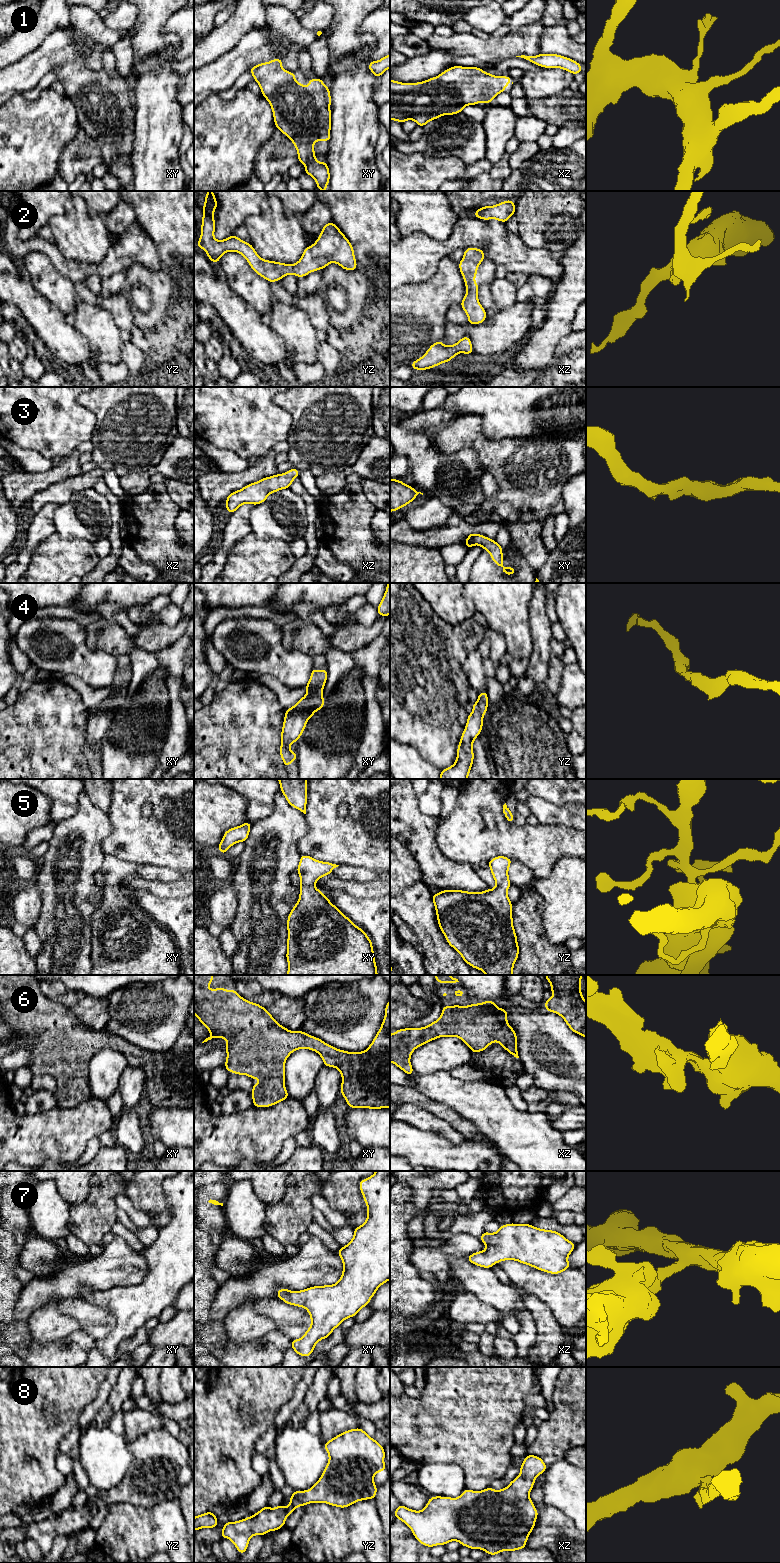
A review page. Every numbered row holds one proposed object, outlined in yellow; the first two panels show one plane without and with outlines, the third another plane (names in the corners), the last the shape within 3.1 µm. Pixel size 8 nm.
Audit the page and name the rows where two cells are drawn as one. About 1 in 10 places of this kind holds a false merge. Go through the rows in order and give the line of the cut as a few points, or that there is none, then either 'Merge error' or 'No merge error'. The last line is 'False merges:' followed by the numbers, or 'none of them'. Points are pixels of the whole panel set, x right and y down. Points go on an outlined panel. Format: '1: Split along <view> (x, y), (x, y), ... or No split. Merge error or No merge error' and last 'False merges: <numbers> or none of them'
1: No split. No merge error
2: No split. No merge error
3: No split. No merge error
4: No split. No merge error
5: No split. No merge error
6: No split. No merge error
7: No split. No merge error
8: No split. No merge error
False merges: none of them

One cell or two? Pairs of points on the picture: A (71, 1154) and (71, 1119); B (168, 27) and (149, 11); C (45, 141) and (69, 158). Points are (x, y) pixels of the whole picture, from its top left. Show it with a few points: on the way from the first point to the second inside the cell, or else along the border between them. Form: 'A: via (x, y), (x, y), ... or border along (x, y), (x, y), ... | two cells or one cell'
A: via (71, 1145), (71, 1128) | one cell
B: border along (178, 10), (162, 28), (177, 37), (177, 44) | two cells
C: border along (76, 134), (60, 156), (59, 170) | two cells

